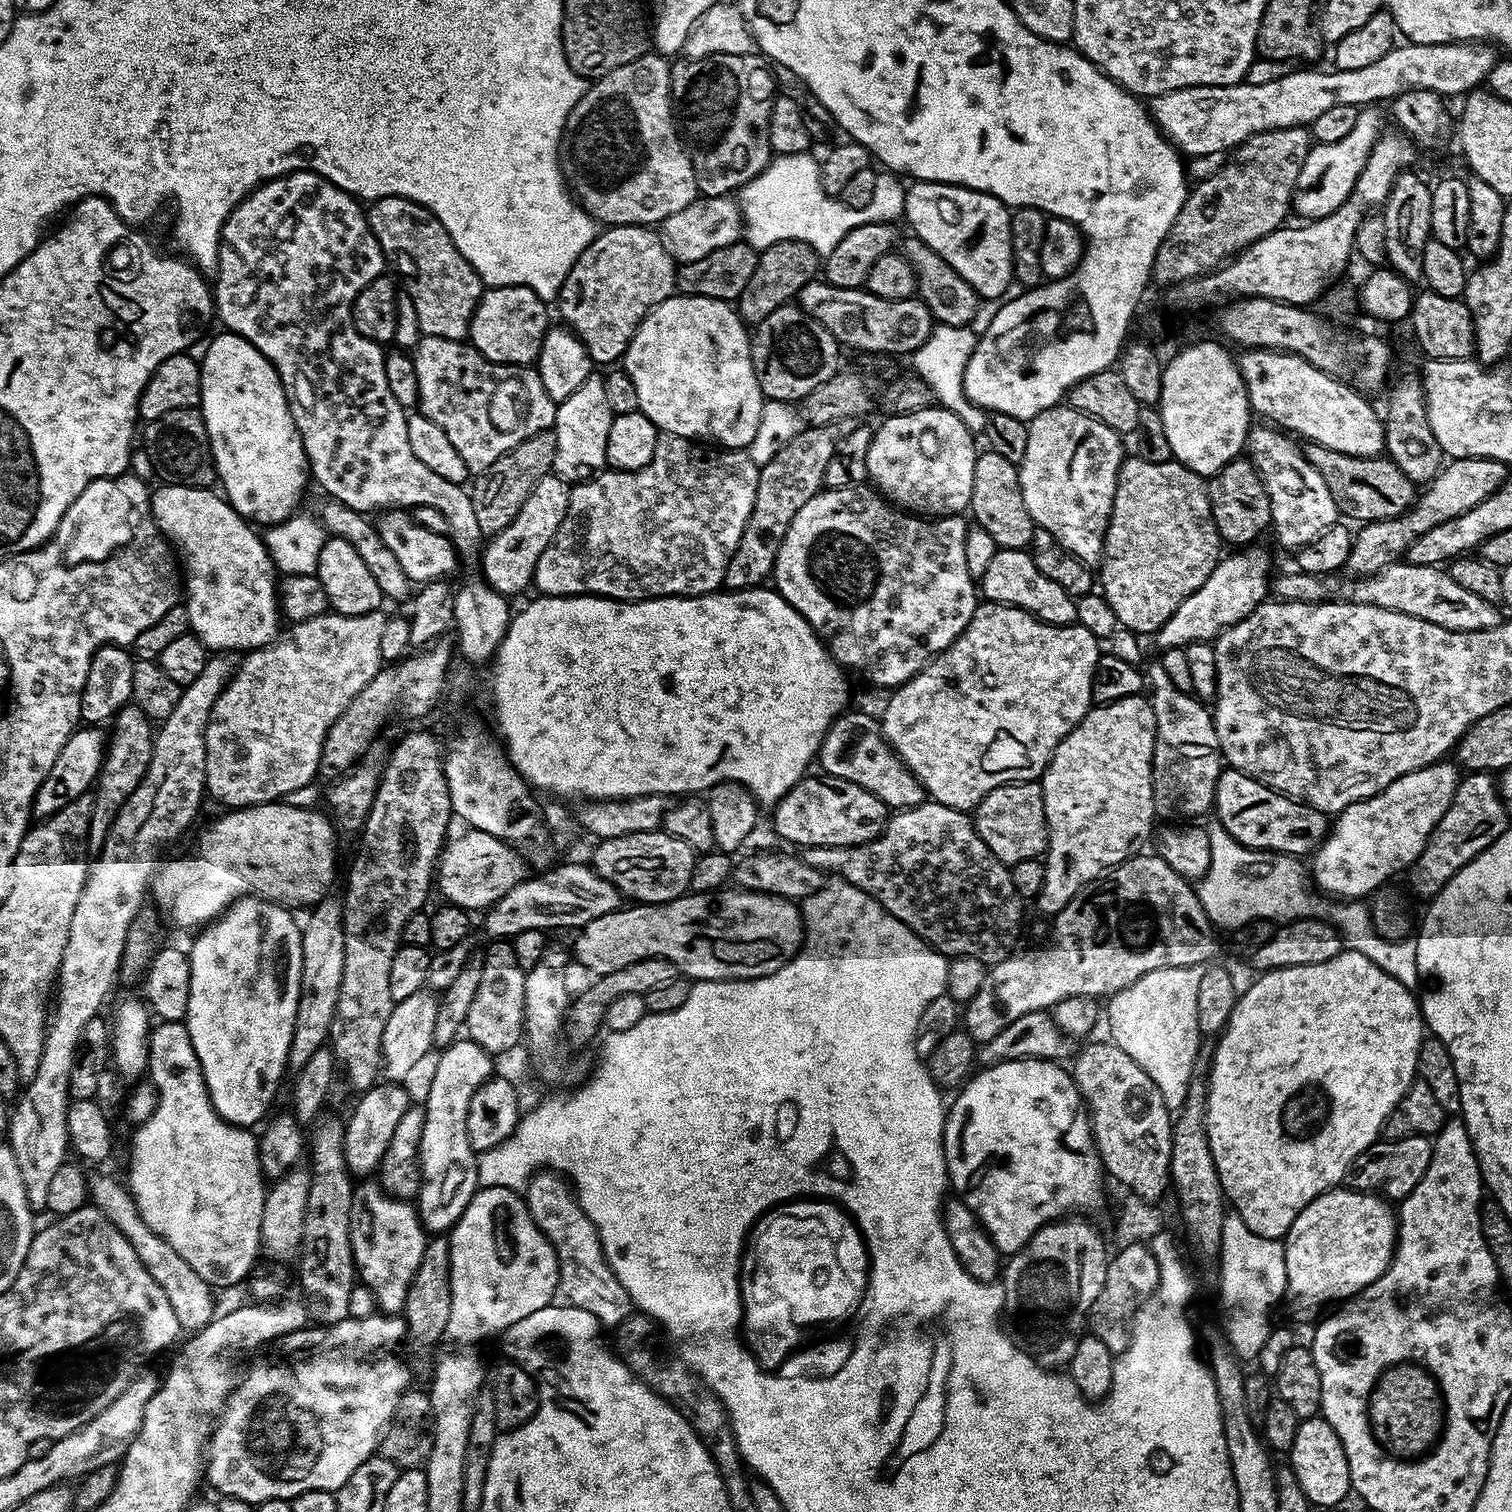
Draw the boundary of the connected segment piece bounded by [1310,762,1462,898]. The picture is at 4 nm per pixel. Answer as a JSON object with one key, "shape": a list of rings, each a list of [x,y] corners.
{"shape":[[[1437,762],[1427,764],[1425,768],[1419,768],[1413,772],[1402,774],[1386,790],[1374,794],[1365,800],[1354,802],[1346,806],[1331,821],[1330,831],[1320,843],[1314,855],[1311,857],[1312,868],[1310,864],[1310,876],[1313,881],[1316,880],[1325,888],[1325,893],[1333,892],[1336,898],[1364,898],[1364,895],[1375,893],[1381,886],[1387,885],[1388,879],[1395,872],[1403,873],[1411,868],[1412,863],[1422,854],[1430,834],[1438,826],[1442,814],[1452,804],[1452,799],[1456,793],[1462,776],[1455,763]]]}

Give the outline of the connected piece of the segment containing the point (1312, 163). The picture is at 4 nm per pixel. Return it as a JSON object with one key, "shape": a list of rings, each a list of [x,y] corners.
{"shape":[[[1364,106],[1360,108],[1358,122],[1354,122],[1354,130],[1341,138],[1339,142],[1329,144],[1313,143],[1308,149],[1306,158],[1300,163],[1300,173],[1296,179],[1296,191],[1292,194],[1291,211],[1300,216],[1308,216],[1312,220],[1321,220],[1336,212],[1352,195],[1352,187],[1362,174],[1362,166],[1370,150],[1376,145],[1376,137],[1381,131],[1379,107]]]}

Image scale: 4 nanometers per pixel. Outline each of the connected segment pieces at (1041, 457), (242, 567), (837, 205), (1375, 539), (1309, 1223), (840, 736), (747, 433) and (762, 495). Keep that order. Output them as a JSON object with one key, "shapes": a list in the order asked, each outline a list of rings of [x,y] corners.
{"shapes":[[[[1062,404],[1042,411],[1027,425],[1026,451],[1018,470],[1032,523],[1054,535],[1082,564],[1097,565],[1117,492],[1117,474],[1126,456],[1123,435],[1097,418]]],[[[167,482],[159,486],[161,488],[153,487],[150,492],[152,517],[156,519],[164,539],[178,550],[182,561],[191,631],[209,650],[251,650],[272,643],[281,631],[282,609],[278,599],[278,569],[272,563],[261,533],[236,513],[223,495],[215,496],[212,488],[191,488]]],[[[811,151],[799,152],[798,154],[786,154],[785,156],[776,156],[758,174],[749,184],[744,185],[738,192],[738,203],[742,217],[742,232],[746,237],[747,243],[751,244],[757,250],[763,250],[772,243],[782,242],[786,239],[801,240],[808,243],[820,258],[828,256],[850,230],[854,230],[863,224],[878,224],[881,222],[892,222],[904,211],[904,193],[903,187],[899,188],[896,184],[882,182],[876,191],[876,202],[874,210],[867,208],[851,208],[846,206],[839,198],[827,196],[822,190],[820,181],[820,160],[812,157]]],[[[1471,456],[1461,460],[1449,459],[1441,467],[1438,475],[1417,495],[1416,503],[1408,511],[1389,520],[1367,521],[1361,527],[1364,529],[1353,535],[1350,558],[1346,565],[1347,571],[1352,571],[1351,575],[1356,578],[1373,576],[1388,564],[1397,563],[1407,553],[1410,542],[1414,542],[1414,538],[1478,506],[1478,502],[1490,498],[1490,494],[1498,491],[1509,476],[1509,465],[1502,460],[1487,460],[1481,456]]],[[[1337,1186],[1314,1198],[1300,1211],[1298,1218],[1294,1218],[1288,1235],[1282,1240],[1287,1295],[1290,1300],[1292,1298],[1300,1308],[1320,1308],[1323,1304],[1334,1303],[1335,1300],[1348,1302],[1359,1297],[1388,1269],[1392,1253],[1396,1250],[1397,1223],[1398,1216],[1393,1205],[1383,1196],[1374,1196],[1371,1192],[1358,1192],[1351,1186]]],[[[845,710],[836,717],[818,753],[818,764],[830,776],[846,778],[874,794],[892,810],[917,808],[925,803],[924,787],[913,772],[901,762],[894,749],[884,741],[879,719],[868,712]]],[[[673,294],[661,302],[656,308],[651,308],[644,321],[638,326],[634,338],[628,344],[622,357],[622,367],[628,373],[630,382],[634,382],[634,390],[638,390],[638,409],[654,422],[661,433],[670,436],[681,436],[687,440],[711,442],[724,450],[744,450],[750,442],[754,442],[754,434],[758,434],[758,422],[762,422],[762,406],[766,399],[763,390],[758,386],[758,378],[752,361],[752,341],[749,329],[741,320],[740,313],[727,300],[702,298],[701,296],[681,296]]],[[[824,426],[805,427],[760,468],[750,518],[744,523],[742,538],[726,566],[725,589],[755,588],[763,585],[767,576],[769,579],[773,575],[778,550],[786,538],[786,530],[790,530],[790,522],[794,522],[794,514],[798,514],[798,510],[802,510],[802,506],[824,488],[826,466],[838,443],[837,437],[828,432],[831,431]]]]}

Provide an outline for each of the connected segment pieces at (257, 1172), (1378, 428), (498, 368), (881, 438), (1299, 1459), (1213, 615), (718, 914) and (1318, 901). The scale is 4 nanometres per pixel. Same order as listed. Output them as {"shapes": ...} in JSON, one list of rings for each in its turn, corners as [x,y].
{"shapes":[[[[187,1023],[160,1024],[151,1029],[148,1038],[147,1079],[158,1092],[158,1106],[145,1124],[132,1136],[132,1161],[128,1164],[127,1187],[142,1214],[146,1226],[161,1236],[181,1258],[213,1289],[232,1288],[249,1279],[256,1255],[262,1252],[260,1223],[266,1191],[266,1177],[260,1169],[260,1146],[247,1127],[227,1124],[214,1110],[208,1087],[194,1054]]],[[[1250,348],[1239,354],[1240,374],[1255,415],[1257,412],[1265,416],[1268,419],[1265,421],[1285,433],[1305,436],[1305,441],[1321,444],[1342,454],[1379,456],[1385,451],[1381,413],[1375,412],[1351,383],[1339,384],[1335,375],[1323,372],[1306,362],[1306,358],[1295,356],[1292,352]]],[[[421,335],[414,351],[411,353],[411,357],[414,362],[414,370],[418,374],[419,411],[426,418],[433,420],[438,426],[442,426],[442,431],[446,433],[446,438],[450,438],[450,443],[454,445],[454,450],[458,450],[458,454],[466,462],[469,473],[479,474],[485,472],[487,468],[494,466],[494,462],[498,462],[498,458],[502,458],[502,454],[514,450],[514,446],[518,446],[526,438],[530,438],[539,432],[547,432],[555,425],[557,401],[552,400],[550,394],[546,394],[546,386],[542,386],[542,378],[535,367],[522,364],[495,364],[487,360],[477,348],[472,347],[471,343],[464,340],[451,340],[450,338],[425,335]]],[[[929,406],[918,410],[917,412],[902,412],[892,414],[889,420],[884,420],[873,431],[872,441],[870,442],[870,454],[866,458],[866,466],[868,467],[868,480],[871,481],[877,489],[882,490],[883,495],[887,497],[891,503],[899,506],[901,509],[907,510],[913,514],[931,514],[933,517],[954,516],[963,513],[972,502],[972,483],[974,482],[974,462],[977,454],[975,447],[972,445],[972,433],[968,432],[966,426],[960,421],[955,413],[948,411],[941,406]]],[[[1321,1415],[1311,1416],[1300,1421],[1298,1434],[1294,1434],[1294,1446],[1286,1454],[1286,1460],[1297,1476],[1309,1503],[1320,1508],[1336,1508],[1352,1492],[1350,1482],[1350,1462],[1346,1462],[1346,1450],[1342,1450],[1342,1442],[1338,1434],[1334,1434],[1334,1426],[1326,1422]]],[[[1248,546],[1243,550],[1236,550],[1233,556],[1225,555],[1216,563],[1216,569],[1202,582],[1202,586],[1174,614],[1167,620],[1159,630],[1154,634],[1154,644],[1157,649],[1182,648],[1185,649],[1190,644],[1202,644],[1205,642],[1215,641],[1224,629],[1236,624],[1242,618],[1246,618],[1255,610],[1259,604],[1265,603],[1267,592],[1270,592],[1270,576],[1268,580],[1268,552],[1258,546]]],[[[717,890],[715,892],[685,894],[676,900],[666,902],[665,904],[640,904],[639,906],[628,906],[632,908],[624,906],[617,911],[606,914],[602,918],[594,918],[594,922],[590,922],[586,927],[579,929],[577,936],[580,937],[576,940],[576,956],[586,967],[593,968],[593,973],[596,974],[622,970],[622,966],[630,966],[642,958],[661,956],[670,962],[674,962],[677,969],[679,969],[685,977],[691,978],[696,982],[701,980],[753,980],[759,976],[774,974],[778,970],[782,970],[782,966],[786,966],[790,963],[790,961],[800,953],[800,947],[804,945],[804,918],[801,909],[797,907],[792,900],[771,896],[770,893],[748,892],[743,890],[733,890],[734,892],[728,891],[729,890]]],[[[1219,826],[1209,827],[1207,831],[1212,861],[1208,872],[1198,880],[1198,895],[1213,925],[1235,930],[1251,920],[1287,922],[1302,916],[1325,915],[1328,908],[1325,897],[1308,897],[1310,880],[1305,865],[1303,868],[1297,857],[1247,848]]]]}

